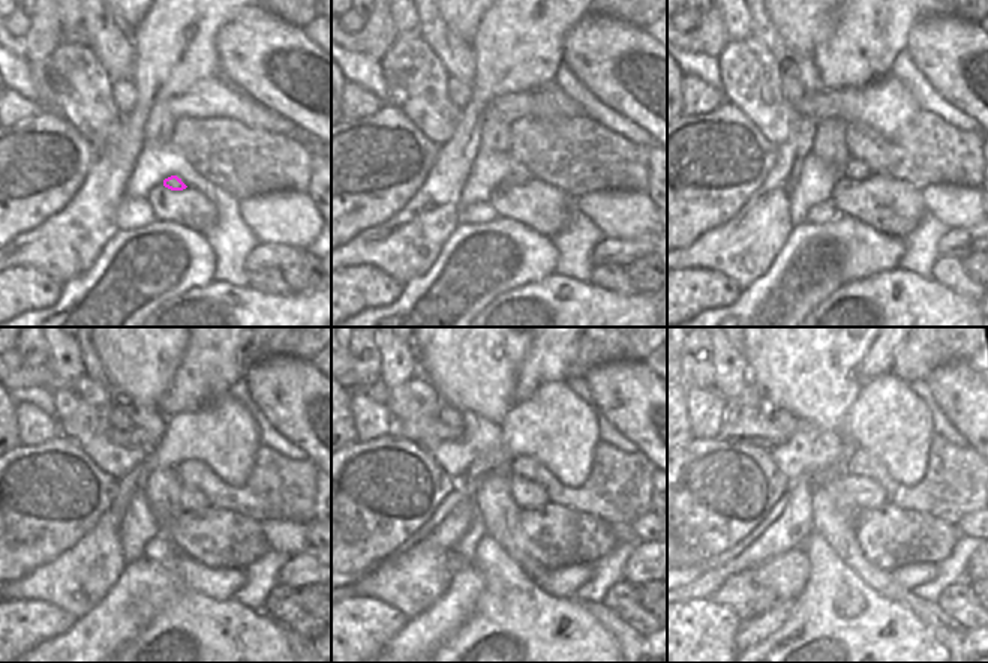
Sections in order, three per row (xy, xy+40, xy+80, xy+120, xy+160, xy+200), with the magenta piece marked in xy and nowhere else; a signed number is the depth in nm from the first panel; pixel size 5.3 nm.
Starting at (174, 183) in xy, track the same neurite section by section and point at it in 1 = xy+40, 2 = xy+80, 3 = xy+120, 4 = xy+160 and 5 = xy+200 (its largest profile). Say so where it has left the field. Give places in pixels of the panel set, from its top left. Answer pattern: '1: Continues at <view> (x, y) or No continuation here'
1: Continues at xy+40 (520, 174)
2: Continues at xy+80 (855, 170)
3: Continues at xy+120 (189, 498)
4: Continues at xy+160 (526, 494)
5: Continues at xy+200 (867, 494)

